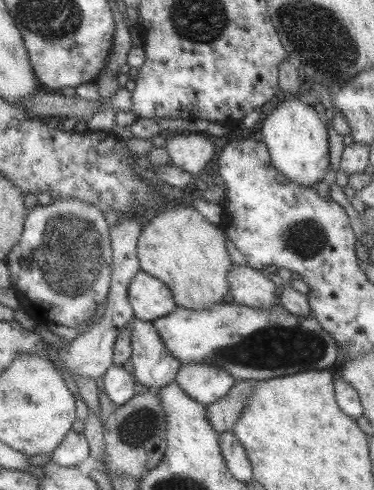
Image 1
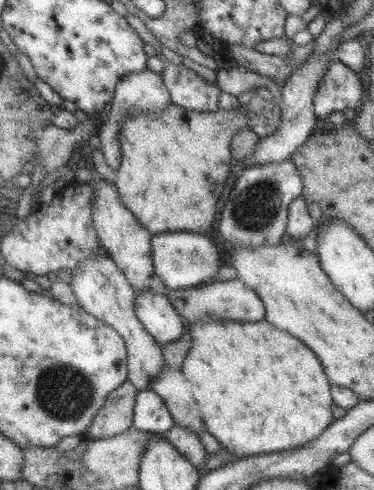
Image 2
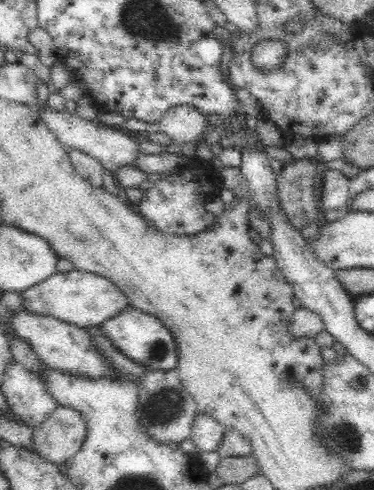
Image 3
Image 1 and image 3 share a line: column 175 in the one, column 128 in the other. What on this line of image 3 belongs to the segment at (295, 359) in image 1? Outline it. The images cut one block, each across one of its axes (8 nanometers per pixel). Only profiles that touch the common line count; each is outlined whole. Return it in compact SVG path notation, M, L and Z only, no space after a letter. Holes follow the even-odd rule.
M122 310L122 312L118 312L118 316L112 316L110 320L100 324L100 334L102 334L102 338L106 338L112 344L112 348L122 352L132 362L146 366L152 372L156 372L156 370L168 372L168 370L176 368L178 352L176 352L174 338L170 336L170 332L166 332L164 324L158 318L152 318L138 310Z

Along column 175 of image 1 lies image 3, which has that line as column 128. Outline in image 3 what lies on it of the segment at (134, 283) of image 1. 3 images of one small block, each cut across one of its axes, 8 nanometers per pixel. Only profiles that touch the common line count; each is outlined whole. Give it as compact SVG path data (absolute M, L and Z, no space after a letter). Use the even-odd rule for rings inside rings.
M72 270L72 272L56 272L54 276L46 278L44 282L26 288L26 292L22 292L22 308L26 314L30 316L44 316L44 318L54 318L54 320L62 320L68 324L74 324L78 328L94 328L100 326L102 322L110 320L112 316L118 316L118 312L122 310L132 310L124 296L118 292L118 288L114 288L106 278L102 276L92 276L80 270Z

